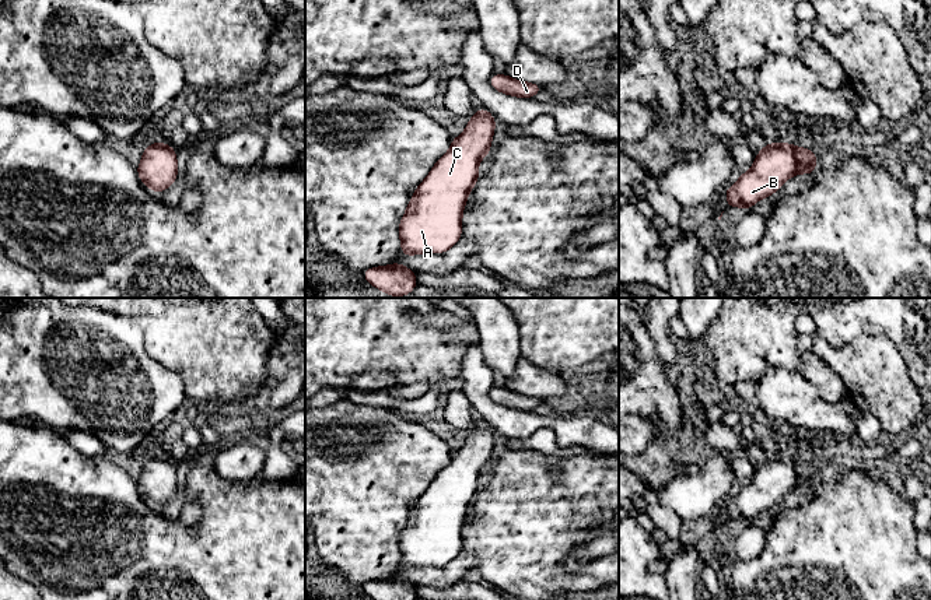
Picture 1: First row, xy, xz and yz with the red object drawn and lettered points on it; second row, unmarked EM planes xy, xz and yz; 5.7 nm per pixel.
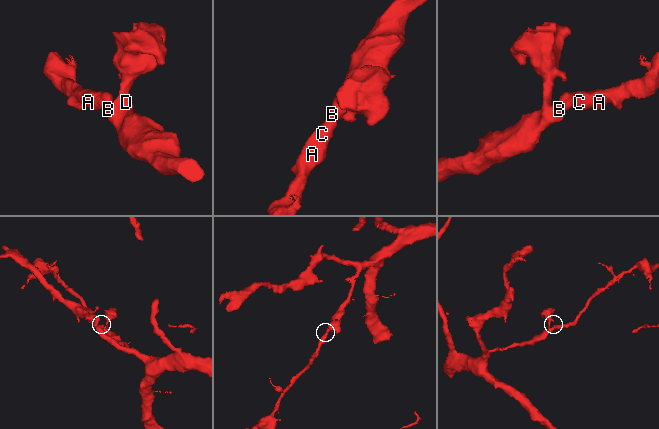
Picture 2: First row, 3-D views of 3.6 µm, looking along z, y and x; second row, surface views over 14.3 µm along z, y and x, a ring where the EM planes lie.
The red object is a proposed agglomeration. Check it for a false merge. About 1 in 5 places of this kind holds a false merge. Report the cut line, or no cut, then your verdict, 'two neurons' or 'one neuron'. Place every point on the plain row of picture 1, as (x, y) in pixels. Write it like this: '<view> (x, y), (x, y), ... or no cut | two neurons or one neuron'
no cut | one neuron

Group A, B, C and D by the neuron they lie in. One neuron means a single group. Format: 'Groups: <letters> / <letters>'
Groups: A B C D

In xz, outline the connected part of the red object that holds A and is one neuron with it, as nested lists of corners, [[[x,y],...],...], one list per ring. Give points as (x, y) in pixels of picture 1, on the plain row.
[[[479,420],[477,427],[469,431],[463,446],[451,455],[449,464],[435,476],[427,491],[417,499],[399,537],[400,562],[405,569],[445,566],[458,557],[468,506],[473,503],[480,490],[479,476],[490,467],[496,438],[493,428]]]

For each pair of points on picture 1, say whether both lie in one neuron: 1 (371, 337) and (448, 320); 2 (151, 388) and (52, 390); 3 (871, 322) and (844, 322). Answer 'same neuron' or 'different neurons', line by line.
1: same neuron
2: same neuron
3: same neuron

